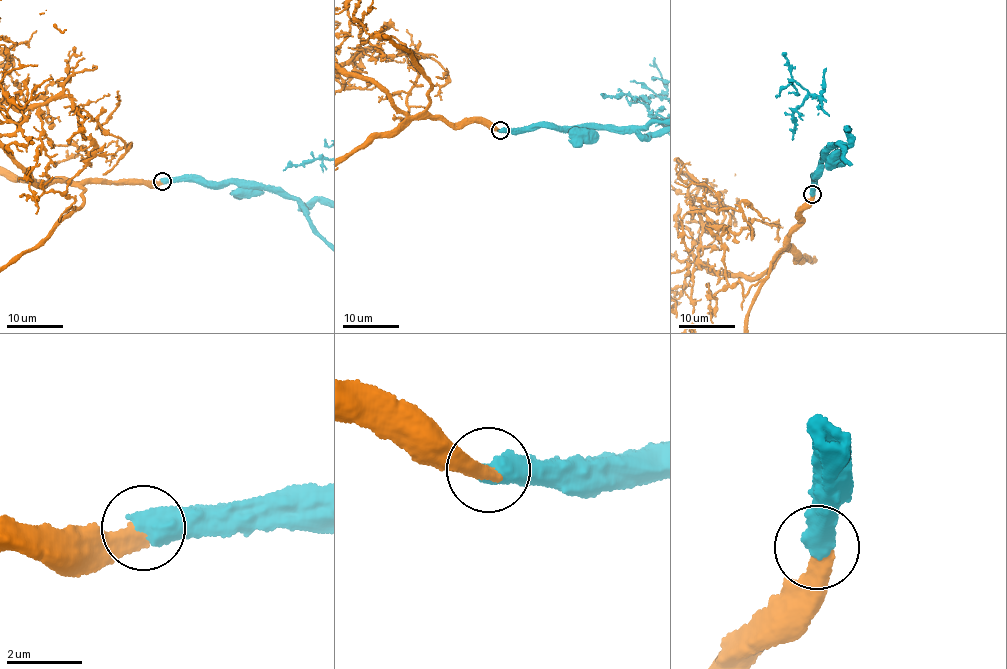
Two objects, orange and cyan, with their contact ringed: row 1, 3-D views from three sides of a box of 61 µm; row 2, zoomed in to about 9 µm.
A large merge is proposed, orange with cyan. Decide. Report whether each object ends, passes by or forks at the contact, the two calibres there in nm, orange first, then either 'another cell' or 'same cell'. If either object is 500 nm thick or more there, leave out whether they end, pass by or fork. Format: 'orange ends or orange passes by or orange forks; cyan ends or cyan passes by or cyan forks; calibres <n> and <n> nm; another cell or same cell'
calibres 440 and 650 nm; same cell

